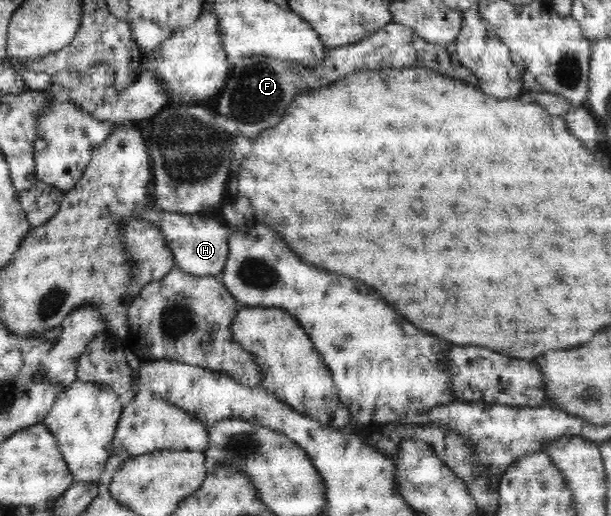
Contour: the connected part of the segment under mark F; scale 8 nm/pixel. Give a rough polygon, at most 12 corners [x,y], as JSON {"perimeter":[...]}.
{"perimeter":[[391,22],[315,68],[249,56],[215,113],[253,141],[295,96],[353,72],[429,68],[476,86],[445,46]]}

